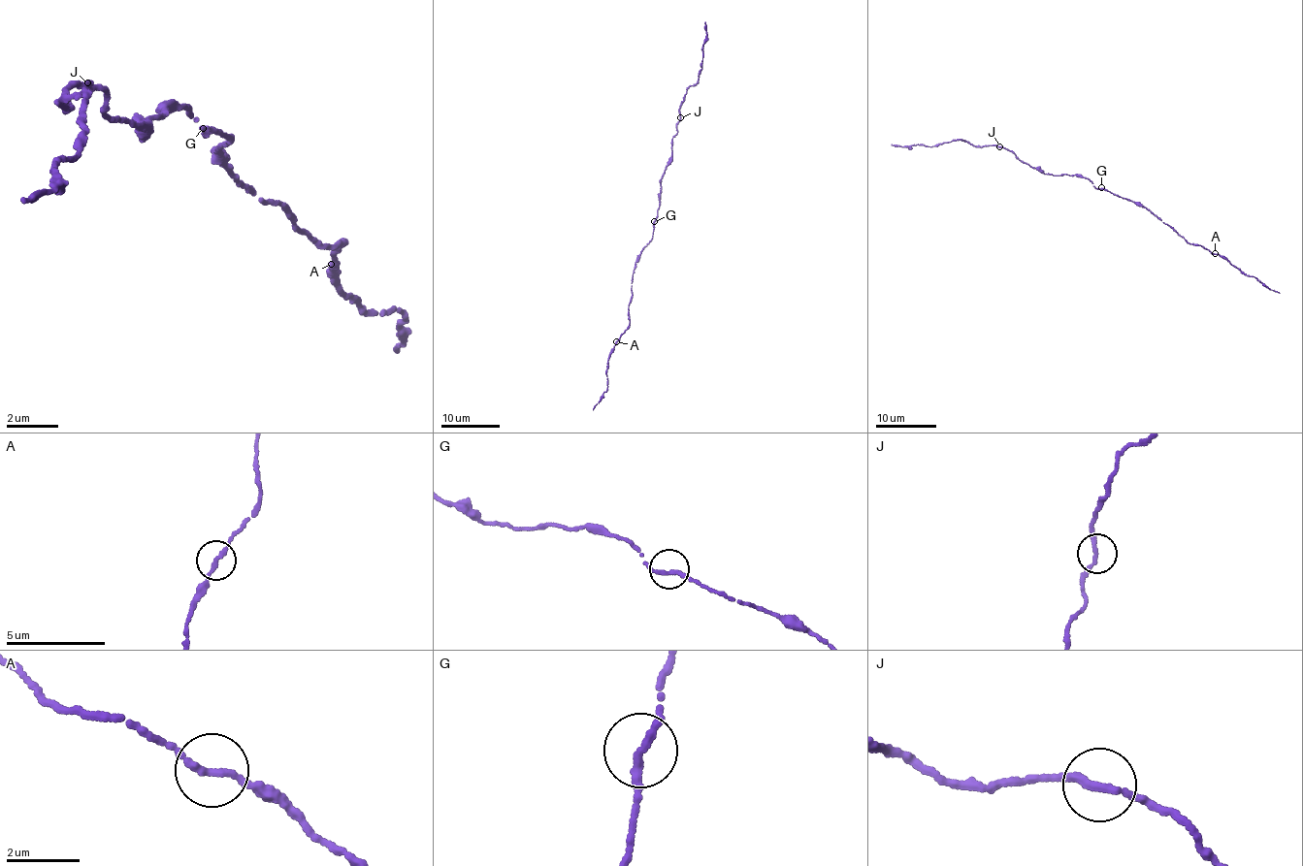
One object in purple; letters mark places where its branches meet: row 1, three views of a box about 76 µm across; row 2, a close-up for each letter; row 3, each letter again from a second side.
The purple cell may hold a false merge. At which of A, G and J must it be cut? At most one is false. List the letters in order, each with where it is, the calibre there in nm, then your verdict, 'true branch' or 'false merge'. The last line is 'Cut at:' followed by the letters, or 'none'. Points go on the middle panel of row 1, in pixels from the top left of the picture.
A: place (616, 341); calibre 200 nm; true branch
G: place (654, 221); calibre 240 nm; true branch
J: place (680, 117); calibre 240 nm; true branch
Cut at: none

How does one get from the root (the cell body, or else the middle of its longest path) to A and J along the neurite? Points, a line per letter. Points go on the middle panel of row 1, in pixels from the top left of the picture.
A: (657, 214), (652, 240), (640, 251), (633, 272), (628, 306), (630, 325), (616, 341)
J: (657, 214), (662, 176), (670, 160), (671, 140), (677, 133), (677, 122), (681, 117)

